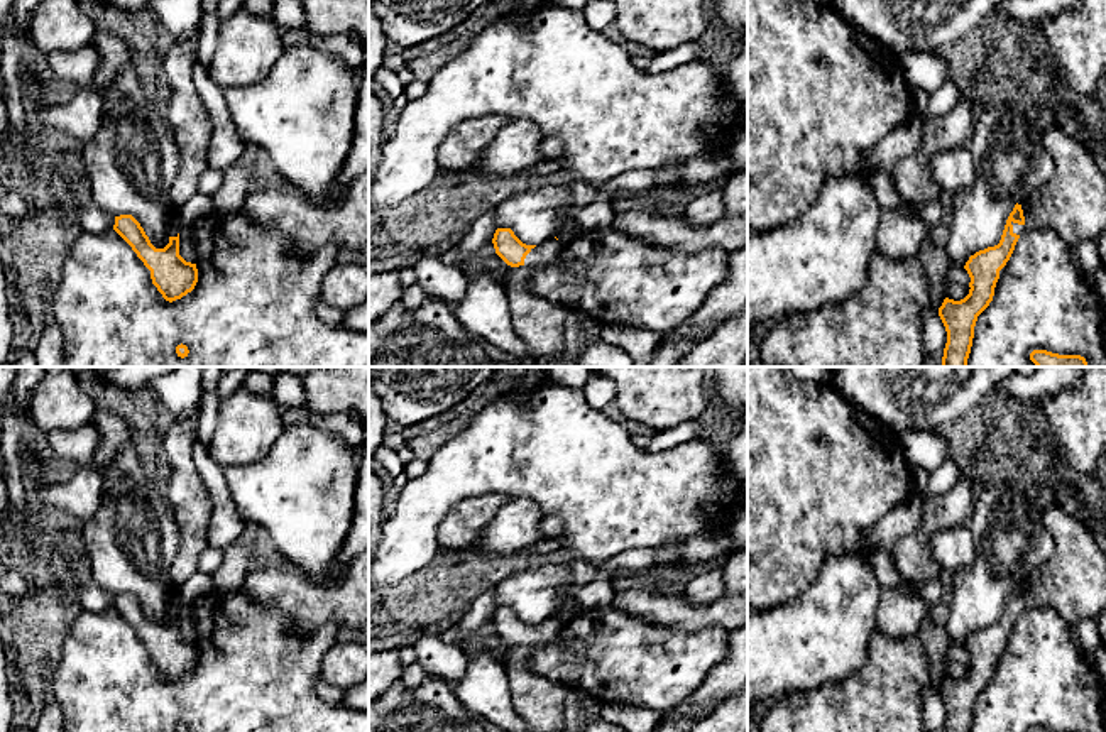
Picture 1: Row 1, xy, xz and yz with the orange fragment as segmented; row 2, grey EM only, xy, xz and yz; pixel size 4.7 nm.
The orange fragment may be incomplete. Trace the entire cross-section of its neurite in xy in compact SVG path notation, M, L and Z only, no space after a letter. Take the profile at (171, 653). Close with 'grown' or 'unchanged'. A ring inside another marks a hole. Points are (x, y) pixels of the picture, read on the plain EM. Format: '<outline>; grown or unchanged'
M176 418L164 434L164 451L169 462L166 497L179 531L179 548L167 570L169 622L156 627L140 602L132 593L115 595L113 609L132 625L151 649L152 663L169 681L191 671L198 661L196 642L179 634L178 588L198 571L198 560L210 546L208 529L213 516L213 497L193 460L198 441L198 421Z; grown

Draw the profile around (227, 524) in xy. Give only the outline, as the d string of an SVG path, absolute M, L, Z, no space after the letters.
M200 441L194 445L193 460L213 497L213 516L208 529L208 543L218 549L227 549L244 533L245 521L235 507L222 467Z

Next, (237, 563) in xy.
M245 521L244 533L232 543L225 551L223 563L211 575L213 585L220 592L238 592L242 590L244 580L255 566L250 560L257 549L262 536L262 529L254 521Z

